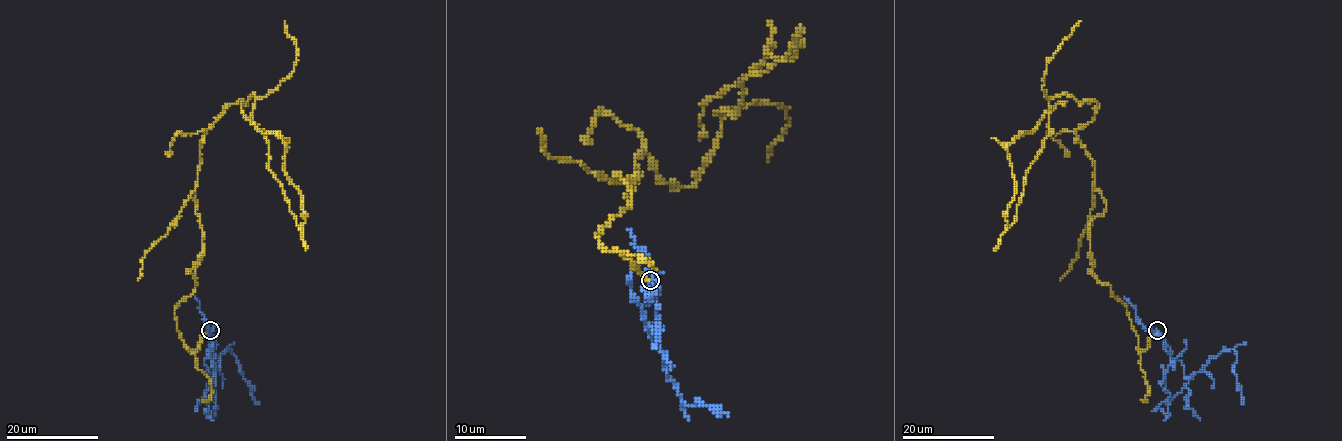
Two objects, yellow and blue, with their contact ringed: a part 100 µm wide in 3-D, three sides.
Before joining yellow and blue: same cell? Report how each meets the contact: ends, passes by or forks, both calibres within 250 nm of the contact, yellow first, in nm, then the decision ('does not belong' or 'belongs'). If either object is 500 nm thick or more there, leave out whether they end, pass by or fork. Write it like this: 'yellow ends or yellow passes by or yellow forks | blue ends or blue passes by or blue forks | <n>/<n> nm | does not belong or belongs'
yellow ends | blue ends | 240/190 nm | does not belong

